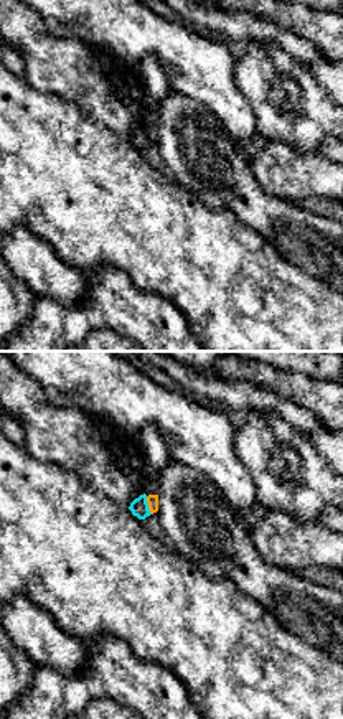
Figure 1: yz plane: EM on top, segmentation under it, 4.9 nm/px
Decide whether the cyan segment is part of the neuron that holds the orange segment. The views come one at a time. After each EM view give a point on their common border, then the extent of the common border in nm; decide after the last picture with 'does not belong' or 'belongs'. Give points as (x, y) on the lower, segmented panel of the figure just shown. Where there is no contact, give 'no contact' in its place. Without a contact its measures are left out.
(149, 505) | 90 nm

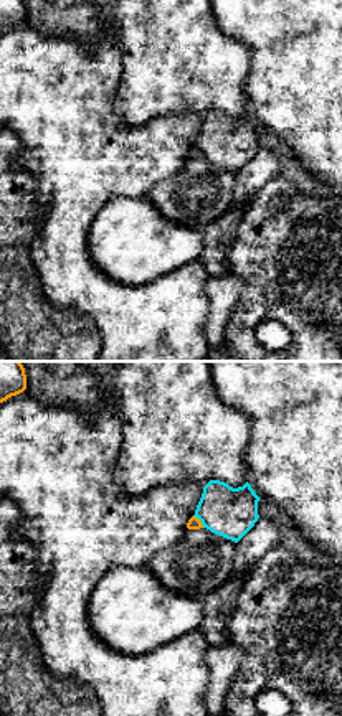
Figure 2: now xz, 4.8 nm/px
(200, 522) | 80 nm

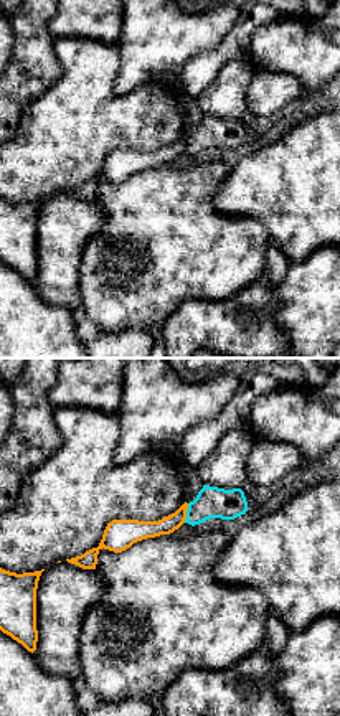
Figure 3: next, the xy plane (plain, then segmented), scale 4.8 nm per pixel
(185, 513) | 100 nm

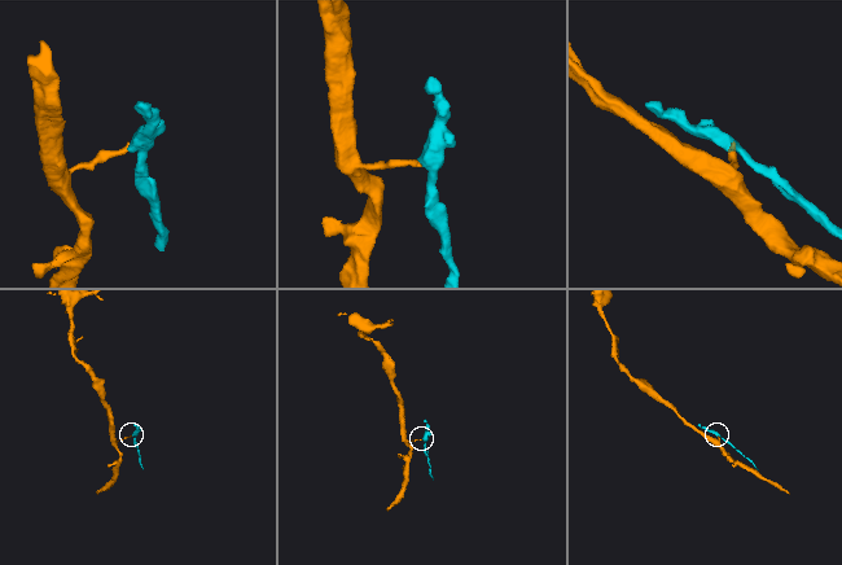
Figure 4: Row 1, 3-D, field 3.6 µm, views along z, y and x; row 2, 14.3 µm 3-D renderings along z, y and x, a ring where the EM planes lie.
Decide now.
does not belong

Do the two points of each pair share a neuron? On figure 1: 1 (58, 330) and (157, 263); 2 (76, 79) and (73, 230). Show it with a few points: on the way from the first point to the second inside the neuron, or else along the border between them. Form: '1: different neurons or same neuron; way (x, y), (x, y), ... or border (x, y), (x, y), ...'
1: different neurons; border (93, 269), (116, 267), (142, 291), (165, 297)
2: different neurons; border (40, 89), (73, 101), (88, 116), (108, 127)

